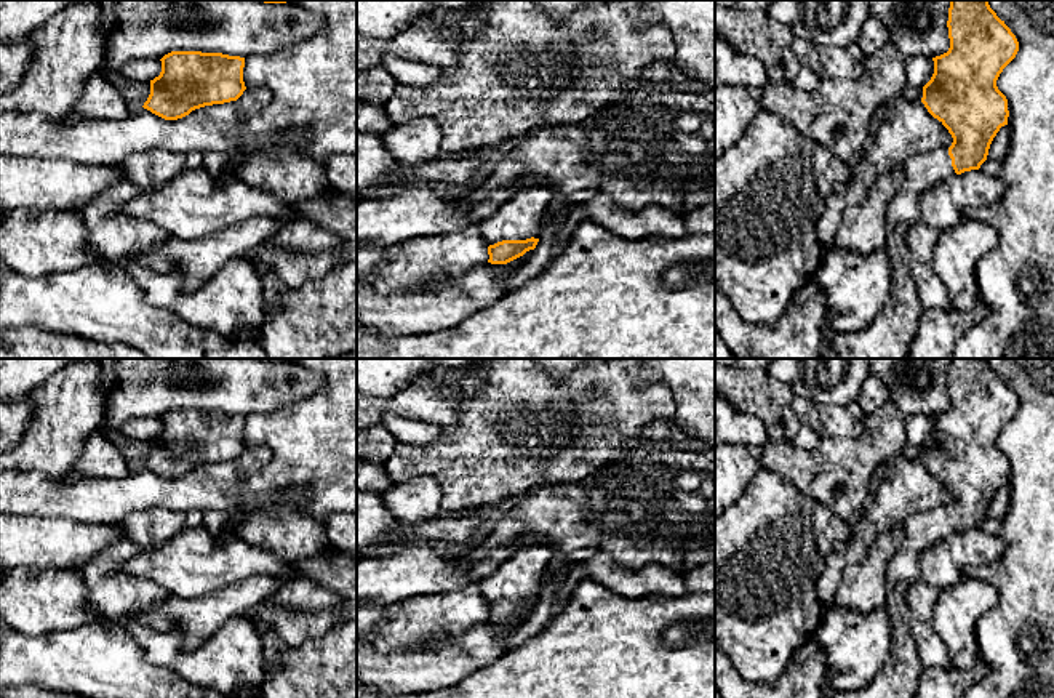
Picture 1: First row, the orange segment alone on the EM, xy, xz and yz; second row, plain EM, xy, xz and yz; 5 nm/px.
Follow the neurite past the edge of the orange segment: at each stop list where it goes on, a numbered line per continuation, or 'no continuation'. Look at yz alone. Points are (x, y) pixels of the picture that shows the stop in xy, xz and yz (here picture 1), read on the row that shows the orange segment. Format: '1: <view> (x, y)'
1: yz (890, 336)

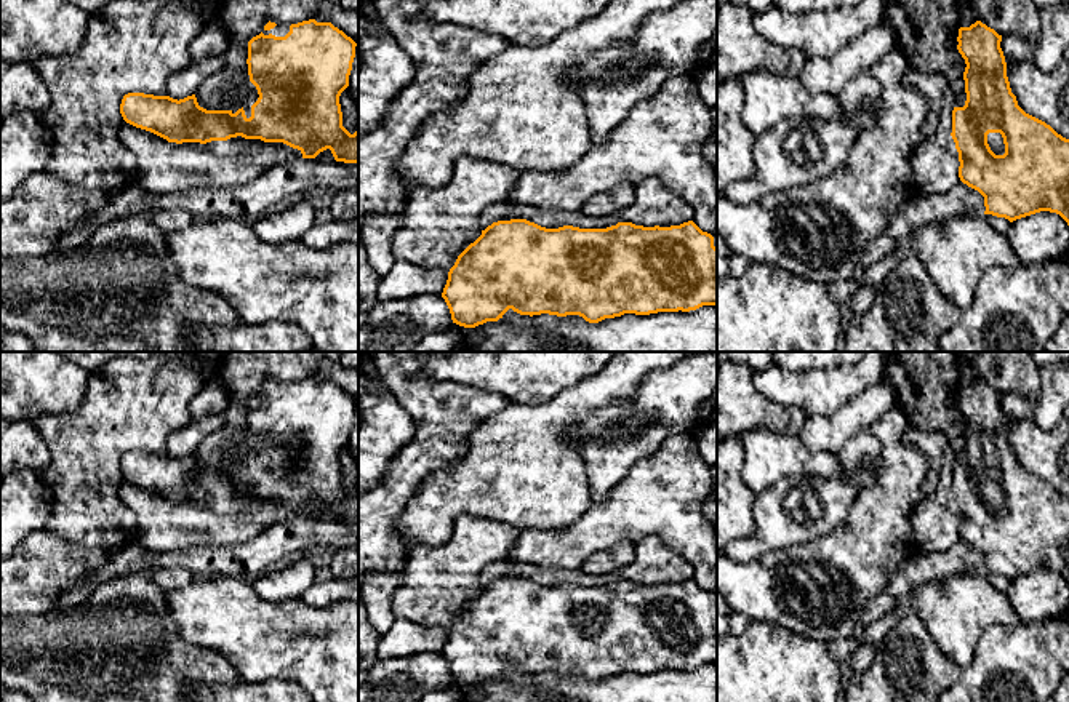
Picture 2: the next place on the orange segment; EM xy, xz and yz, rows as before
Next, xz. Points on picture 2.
no continuation

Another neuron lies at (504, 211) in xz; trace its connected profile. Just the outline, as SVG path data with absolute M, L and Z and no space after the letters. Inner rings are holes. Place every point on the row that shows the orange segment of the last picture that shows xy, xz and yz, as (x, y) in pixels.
M647 177L634 187L634 201L611 216L587 216L583 211L530 209L509 200L488 206L482 214L480 225L485 230L493 222L510 219L526 219L546 229L563 225L607 229L618 222L671 227L691 221L693 209L680 193L669 189L658 177Z

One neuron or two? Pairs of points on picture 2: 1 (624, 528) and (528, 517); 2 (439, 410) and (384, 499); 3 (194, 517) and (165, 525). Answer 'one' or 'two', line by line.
1: two
2: one
3: one

